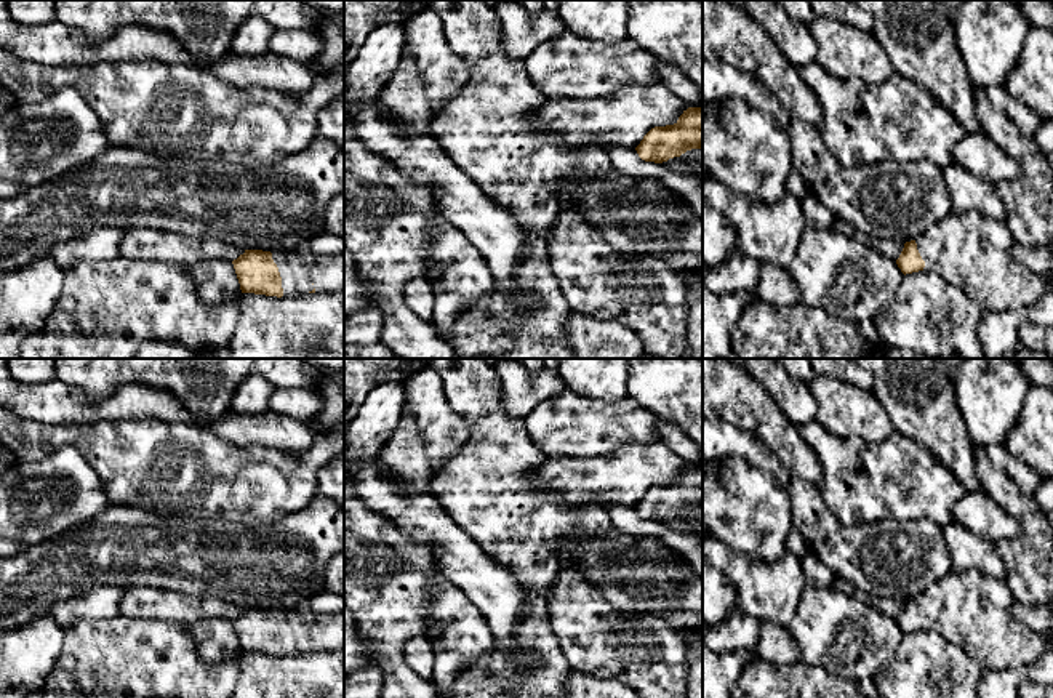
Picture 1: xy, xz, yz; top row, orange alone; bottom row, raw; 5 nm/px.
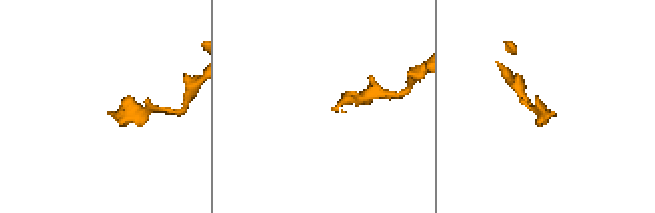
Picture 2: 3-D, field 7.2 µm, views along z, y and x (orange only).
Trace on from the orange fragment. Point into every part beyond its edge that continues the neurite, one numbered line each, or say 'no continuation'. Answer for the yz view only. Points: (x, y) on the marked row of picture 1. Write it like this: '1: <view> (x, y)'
1: yz (972, 252)

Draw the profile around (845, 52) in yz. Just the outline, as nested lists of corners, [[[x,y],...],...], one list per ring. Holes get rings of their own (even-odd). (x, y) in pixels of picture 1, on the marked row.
[[[819,18],[808,24],[818,46],[816,62],[839,78],[859,78],[882,85],[895,69],[874,34],[845,22]]]

